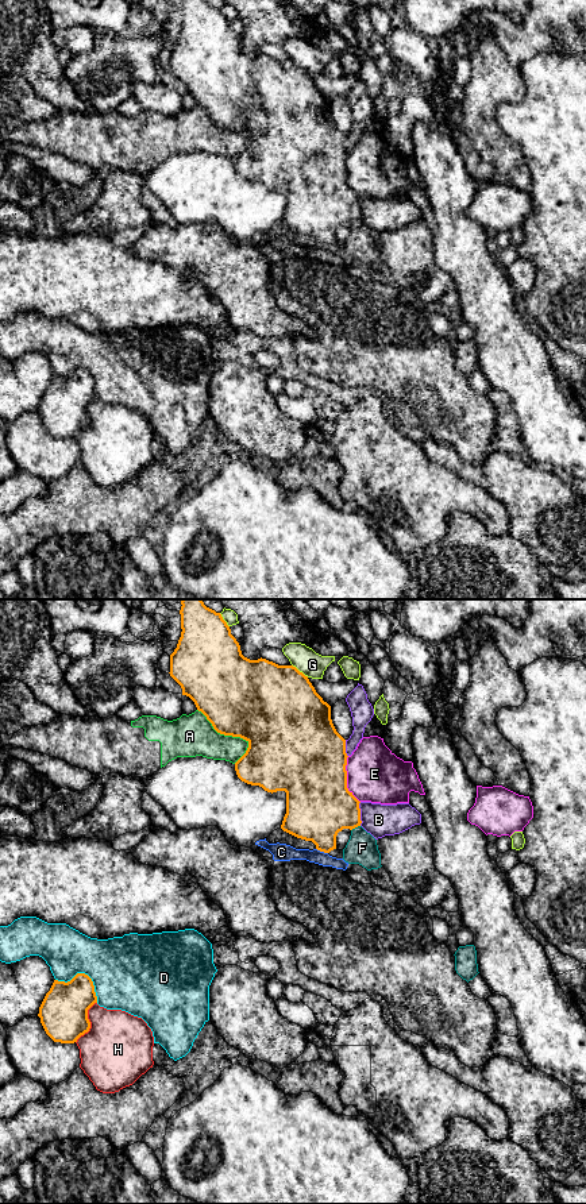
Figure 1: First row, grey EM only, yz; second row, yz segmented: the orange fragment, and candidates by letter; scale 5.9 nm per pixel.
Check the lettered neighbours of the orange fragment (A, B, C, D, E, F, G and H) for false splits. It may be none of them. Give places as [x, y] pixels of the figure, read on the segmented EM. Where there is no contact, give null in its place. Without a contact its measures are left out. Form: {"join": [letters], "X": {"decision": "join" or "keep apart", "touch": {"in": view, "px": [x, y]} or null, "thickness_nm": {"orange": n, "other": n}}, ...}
{"join": [], "A": {"decision": "keep apart", "touch": {"in": "yz", "px": [231, 734]}, "thickness_nm": {"orange": 480, "other": 260}}, "B": {"decision": "keep apart", "touch": {"in": "yz", "px": [359, 814]}, "thickness_nm": {"orange": 400, "other": 190}}, "C": {"decision": "keep apart", "touch": {"in": "yz", "px": [322, 851]}, "thickness_nm": {"orange": 380, "other": 110}}, "D": {"decision": "keep apart", "touch": {"in": "yz", "px": [84, 973]}, "thickness_nm": {"orange": 280, "other": 420}}, "E": {"decision": "keep apart", "touch": {"in": "yz", "px": [346, 779]}, "thickness_nm": {"orange": 460, "other": 320}}, "F": {"decision": "keep apart", "touch": {"in": "yz", "px": [355, 826]}, "thickness_nm": {"orange": 380, "other": 180}}, "G": {"decision": "keep apart", "touch": {"in": "yz", "px": [299, 671]}, "thickness_nm": {"orange": 500, "other": 150}}, "H": {"decision": "keep apart", "touch": {"in": "yz", "px": [89, 1023]}, "thickness_nm": {"orange": 280, "other": 420}}}

